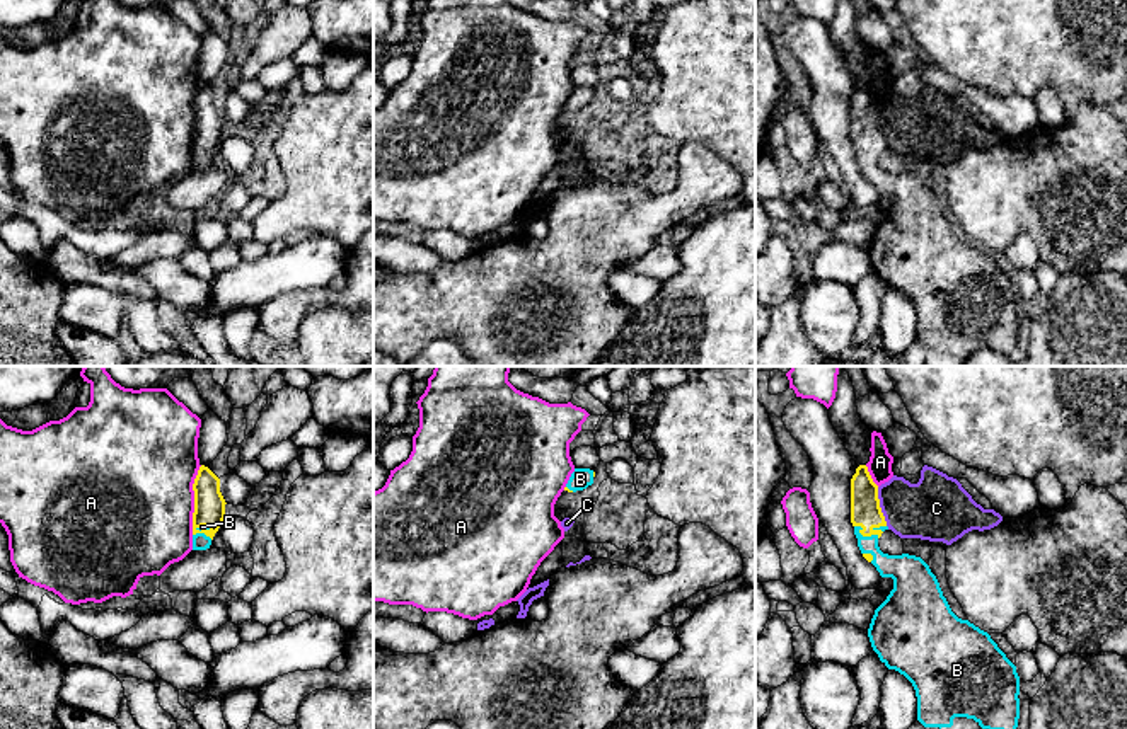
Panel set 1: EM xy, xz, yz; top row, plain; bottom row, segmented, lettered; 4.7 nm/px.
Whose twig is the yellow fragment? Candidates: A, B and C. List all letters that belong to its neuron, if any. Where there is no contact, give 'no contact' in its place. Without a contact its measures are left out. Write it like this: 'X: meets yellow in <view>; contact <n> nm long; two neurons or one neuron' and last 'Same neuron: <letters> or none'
A: meets yellow in xy; contact 340 nm long; two neurons
B: meets yellow in yz; contact 130 nm long; one neuron
C: meets yellow in yz; contact 190 nm long; two neurons
Same neuron: B

